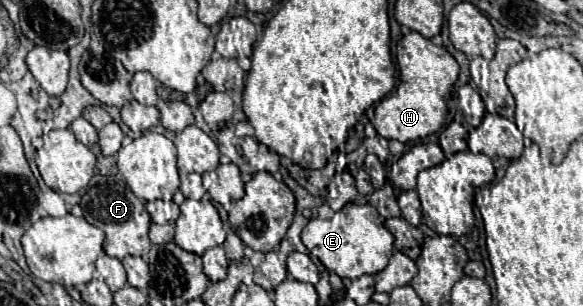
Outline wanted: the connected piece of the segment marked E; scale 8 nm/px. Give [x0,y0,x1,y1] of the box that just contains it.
[302,203,394,279]

